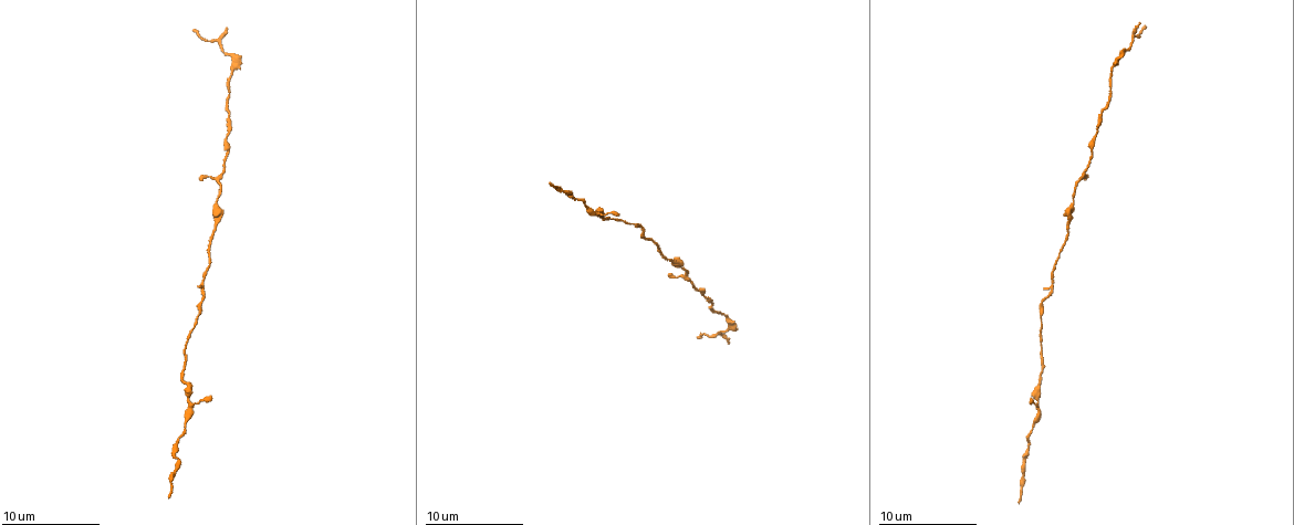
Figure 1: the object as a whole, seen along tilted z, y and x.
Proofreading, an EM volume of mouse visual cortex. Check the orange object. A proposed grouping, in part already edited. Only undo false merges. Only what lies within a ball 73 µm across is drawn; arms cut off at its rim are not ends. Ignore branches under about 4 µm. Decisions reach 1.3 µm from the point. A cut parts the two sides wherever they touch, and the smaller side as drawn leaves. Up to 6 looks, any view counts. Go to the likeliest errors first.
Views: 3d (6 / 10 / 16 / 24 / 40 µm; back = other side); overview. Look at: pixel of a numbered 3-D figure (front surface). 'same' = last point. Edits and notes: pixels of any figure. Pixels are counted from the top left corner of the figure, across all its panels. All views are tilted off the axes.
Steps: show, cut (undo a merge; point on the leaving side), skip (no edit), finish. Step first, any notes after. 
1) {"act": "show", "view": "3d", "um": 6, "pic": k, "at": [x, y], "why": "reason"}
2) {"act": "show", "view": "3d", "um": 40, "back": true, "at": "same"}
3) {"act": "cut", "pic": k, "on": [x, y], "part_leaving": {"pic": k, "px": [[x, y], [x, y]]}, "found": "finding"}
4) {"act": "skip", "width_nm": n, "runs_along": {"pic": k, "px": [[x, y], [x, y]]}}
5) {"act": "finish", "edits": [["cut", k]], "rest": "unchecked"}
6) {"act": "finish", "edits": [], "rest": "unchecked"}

{"act": "show", "view": "3d", "um": 6, "pic": 1, "at": [188, 399], "why": "side arm on a straight run"}

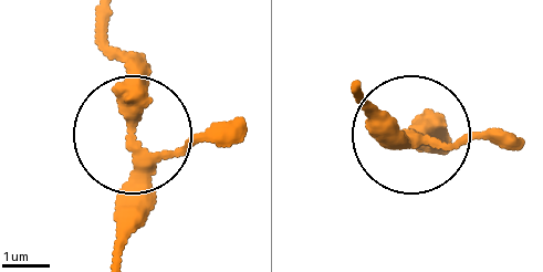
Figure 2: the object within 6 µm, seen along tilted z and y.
{"act": "show", "view": "3d", "um": 6, "back": true, "pic": 2, "at": [132, 144], "why": "from behind"}

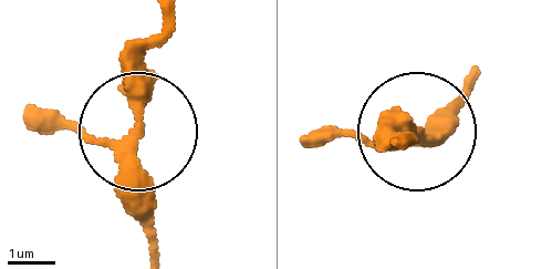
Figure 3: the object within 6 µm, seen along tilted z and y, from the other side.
{"act": "skip", "runs_along": {"pic": 3, "px": [[402, 138], [431, 140], [466, 101]]}, "found": "one neuron here"}

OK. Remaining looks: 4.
{"act": "show", "view": "3d", "um": 10, "pic": 1, "at": [574, 199], "why": "calibre changes"}

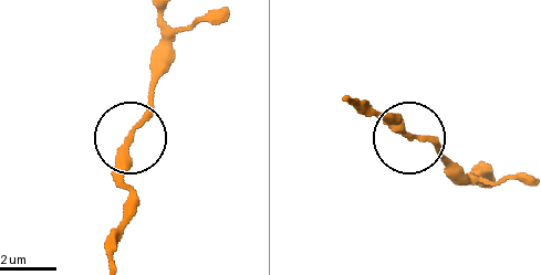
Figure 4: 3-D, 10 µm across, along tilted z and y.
{"act": "skip", "width_nm": 190, "runs_along": {"pic": 4, "px": [[156, 20], [165, 63], [131, 139], [125, 208]]}, "found": "continuous, no second neuron"}

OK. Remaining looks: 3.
{"act": "show", "view": "3d", "um": 16, "pic": 1, "at": [724, 316], "why": "calibre changes"}

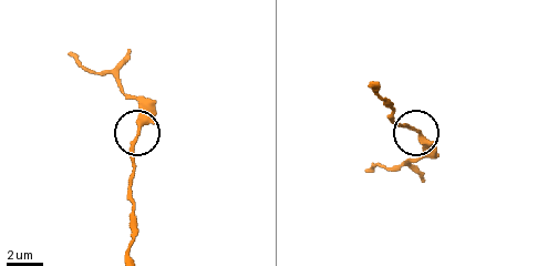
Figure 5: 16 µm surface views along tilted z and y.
{"act": "show", "view": "3d", "um": 6, "pic": 5, "at": [413, 128]}

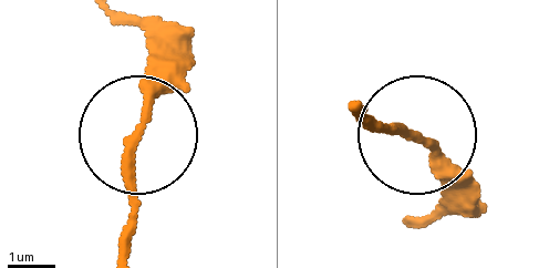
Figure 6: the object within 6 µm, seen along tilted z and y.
{"act": "skip", "runs_along": {"pic": 6, "px": [[125, 253], [140, 111], [163, 48]]}, "found": "one neuron here"}

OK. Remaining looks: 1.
{"act": "finish", "edits": [], "rest": "unchecked"}

